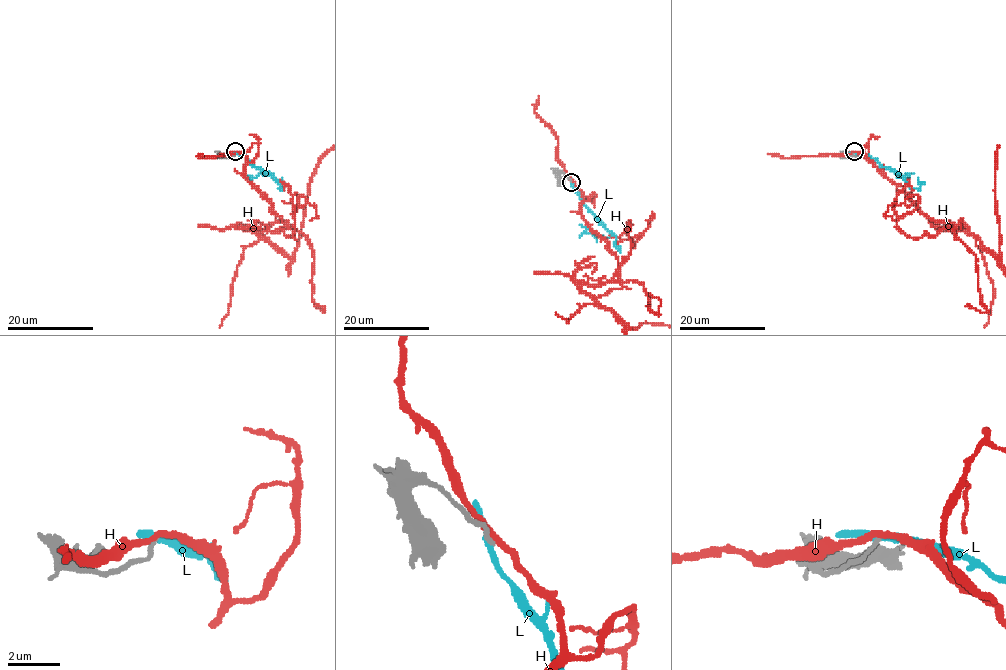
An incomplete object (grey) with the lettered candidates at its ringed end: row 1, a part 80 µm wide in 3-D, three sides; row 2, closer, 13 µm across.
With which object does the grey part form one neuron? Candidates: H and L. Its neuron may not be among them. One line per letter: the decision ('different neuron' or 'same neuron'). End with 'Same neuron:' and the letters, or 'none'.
H: different neuron
L: different neuron
Same neuron: none

